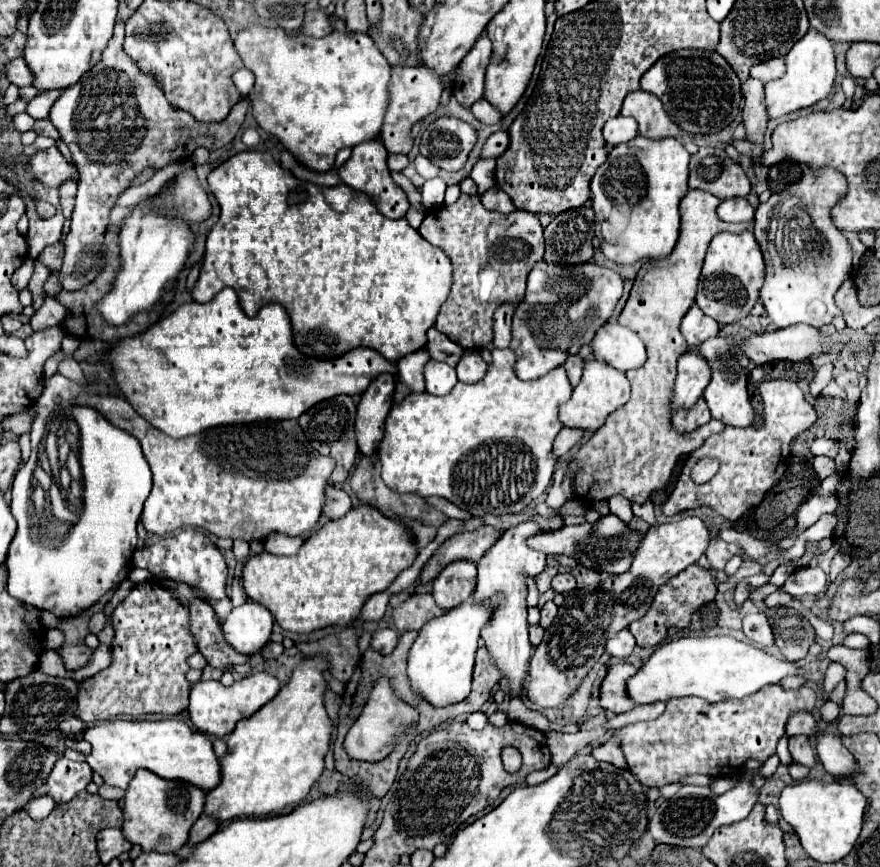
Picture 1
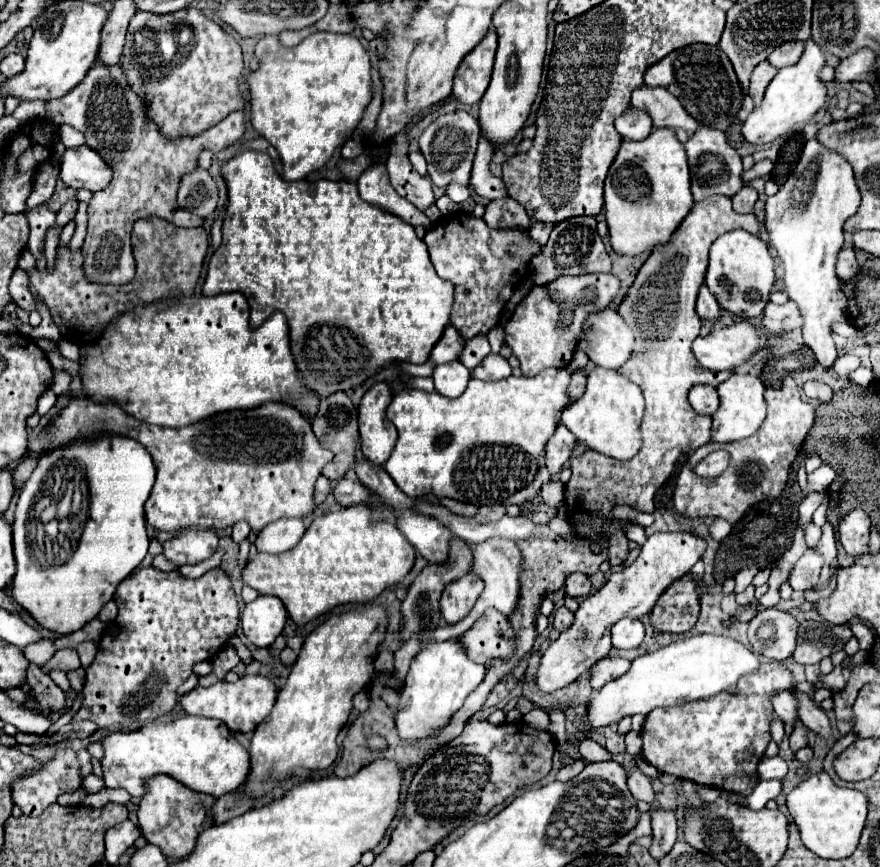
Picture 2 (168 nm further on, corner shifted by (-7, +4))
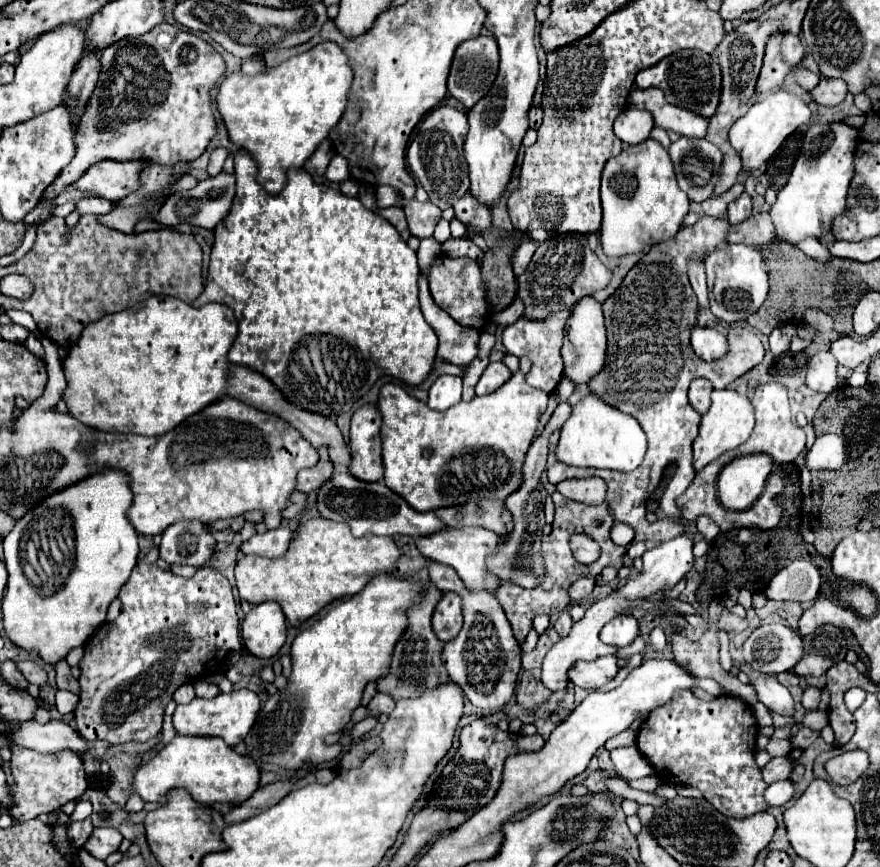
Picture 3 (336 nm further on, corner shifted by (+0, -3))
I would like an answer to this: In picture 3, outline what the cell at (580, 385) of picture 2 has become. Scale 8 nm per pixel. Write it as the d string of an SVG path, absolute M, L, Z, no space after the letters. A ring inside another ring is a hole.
M561 403L561 405L555 407L549 423L545 425L545 431L533 441L533 445L527 451L527 459L525 459L525 465L523 465L523 483L521 483L521 487L513 495L509 495L509 499L505 499L507 509L513 515L515 527L507 535L507 539L489 555L489 559L485 563L487 571L493 573L499 579L499 583L509 581L509 583L515 583L515 585L525 587L525 589L535 589L539 579L545 577L545 561L541 557L541 537L543 537L543 527L545 527L543 505L545 505L547 491L541 485L541 477L543 477L543 471L547 469L549 435L553 431L561 429L563 423L569 419L569 415L571 415L571 405L569 403Z

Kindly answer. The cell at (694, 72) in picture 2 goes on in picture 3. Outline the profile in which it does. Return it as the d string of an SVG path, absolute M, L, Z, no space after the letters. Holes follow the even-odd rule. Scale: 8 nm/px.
M683 49L661 59L661 63L639 71L635 77L635 85L639 89L659 87L669 103L711 117L717 111L717 103L721 97L721 69L709 53L703 53L699 49Z

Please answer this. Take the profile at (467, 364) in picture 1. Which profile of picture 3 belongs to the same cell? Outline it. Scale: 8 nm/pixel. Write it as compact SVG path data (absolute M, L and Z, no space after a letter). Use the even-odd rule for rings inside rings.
M501 361L489 363L487 369L485 369L485 373L481 375L475 391L477 391L477 395L487 395L487 393L499 389L509 377L511 377L511 371Z

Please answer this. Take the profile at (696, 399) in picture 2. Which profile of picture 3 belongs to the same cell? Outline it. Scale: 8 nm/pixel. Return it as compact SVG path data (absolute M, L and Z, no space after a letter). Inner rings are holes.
M695 379L695 381L691 381L691 387L689 387L689 403L691 403L701 415L703 415L703 413L709 409L709 405L711 405L711 399L709 399L711 391L713 391L711 381L707 381L707 379Z

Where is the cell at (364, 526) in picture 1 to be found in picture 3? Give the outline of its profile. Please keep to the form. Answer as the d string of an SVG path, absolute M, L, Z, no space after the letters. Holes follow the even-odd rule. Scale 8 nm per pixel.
M315 517L295 529L289 549L283 557L241 557L235 567L235 579L241 599L249 601L251 605L277 601L287 621L293 627L299 627L303 621L321 611L327 603L359 593L371 577L391 573L397 559L399 549L391 537L353 537L347 523Z

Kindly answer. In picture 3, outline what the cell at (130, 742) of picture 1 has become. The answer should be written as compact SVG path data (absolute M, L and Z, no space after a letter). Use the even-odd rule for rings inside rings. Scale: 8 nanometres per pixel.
M175 737L169 745L165 745L161 751L155 753L155 757L149 763L141 763L139 767L131 769L131 783L137 795L141 795L143 801L153 801L153 803L167 803L167 795L173 789L187 789L193 799L199 803L211 805L211 803L231 803L231 805L241 805L247 801L257 789L259 789L259 767L249 755L239 755L231 747L225 745L223 739L217 737Z

